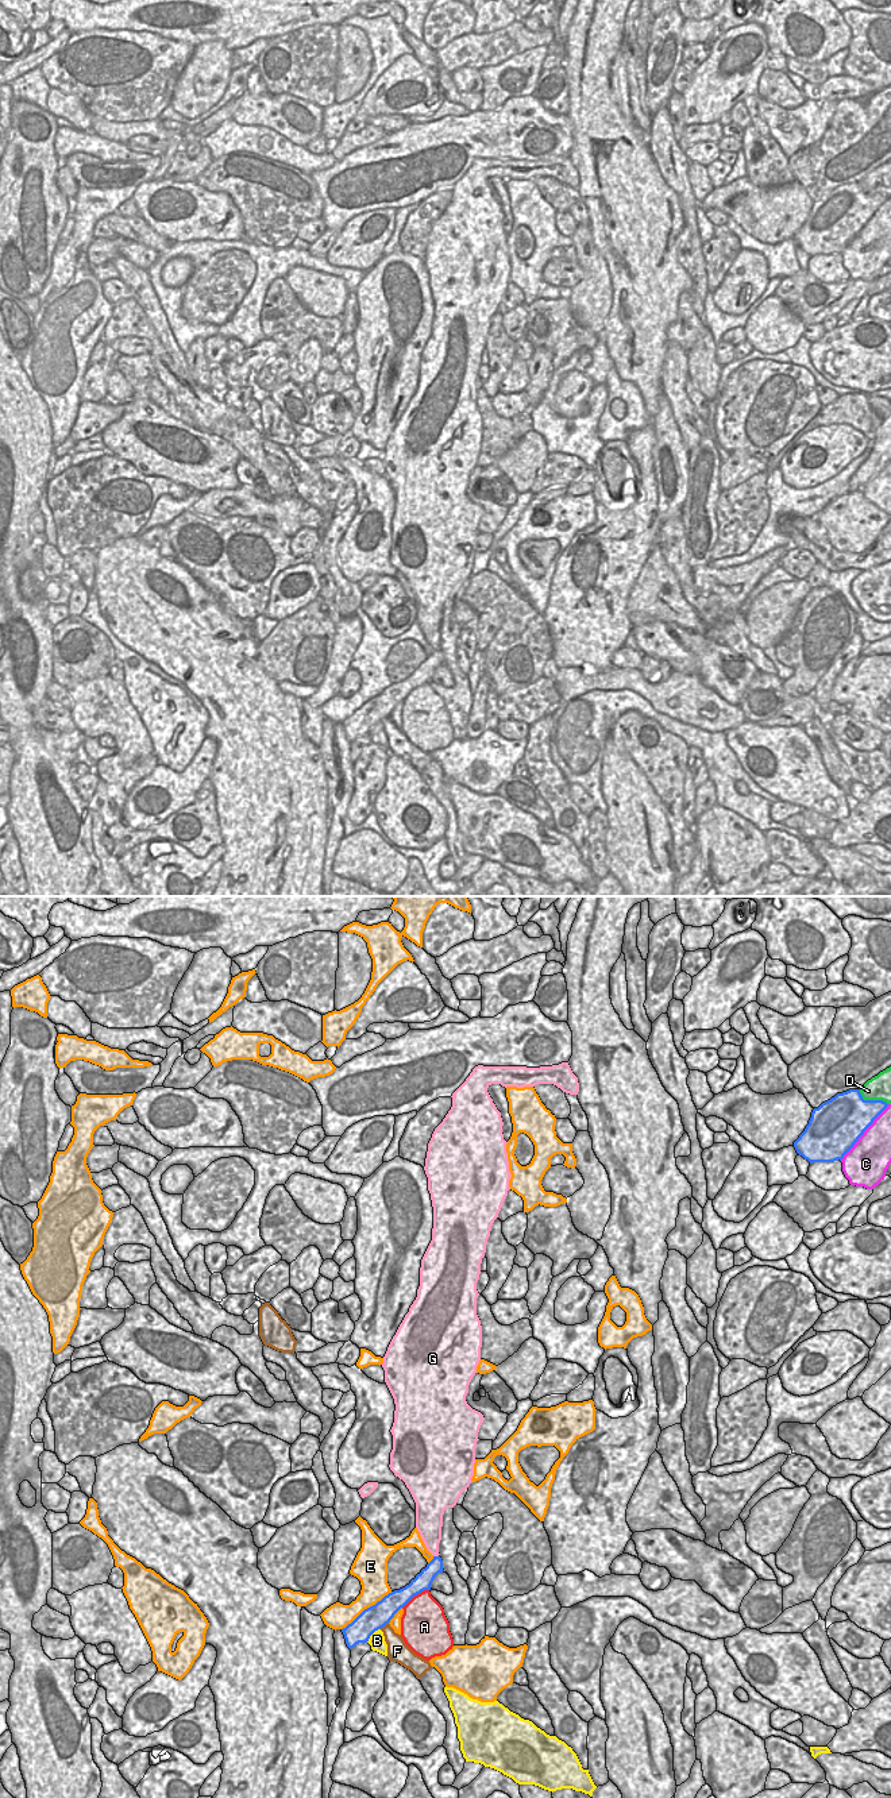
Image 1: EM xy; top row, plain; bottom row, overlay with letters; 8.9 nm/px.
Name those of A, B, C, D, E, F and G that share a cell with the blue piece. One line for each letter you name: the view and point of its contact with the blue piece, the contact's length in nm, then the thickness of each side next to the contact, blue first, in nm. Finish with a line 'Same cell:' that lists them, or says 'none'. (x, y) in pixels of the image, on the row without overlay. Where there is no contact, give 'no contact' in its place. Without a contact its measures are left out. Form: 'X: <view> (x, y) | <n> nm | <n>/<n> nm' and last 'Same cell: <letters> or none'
Same cell: none

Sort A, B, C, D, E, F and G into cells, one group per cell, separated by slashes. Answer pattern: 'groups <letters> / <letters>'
groups A / B / C / D / E / F / G

